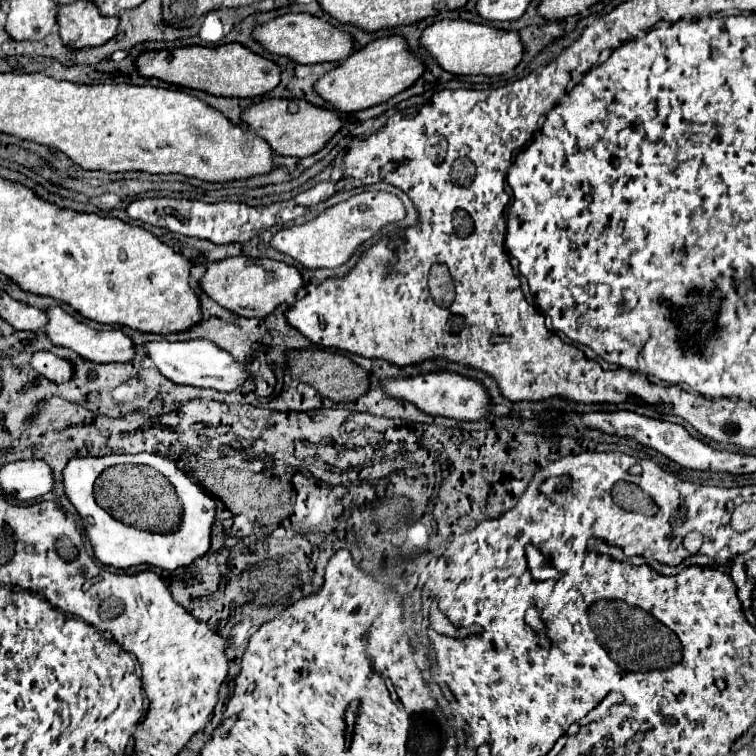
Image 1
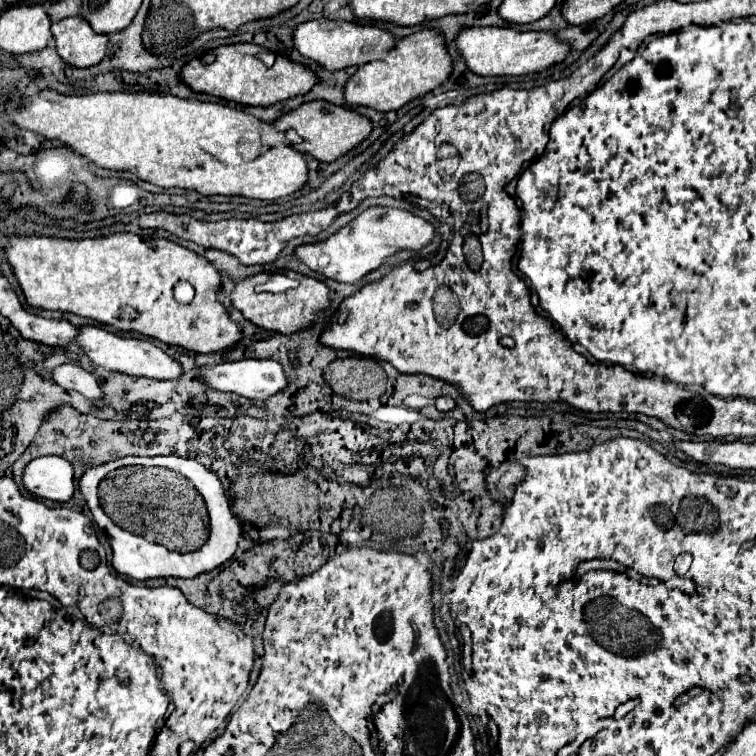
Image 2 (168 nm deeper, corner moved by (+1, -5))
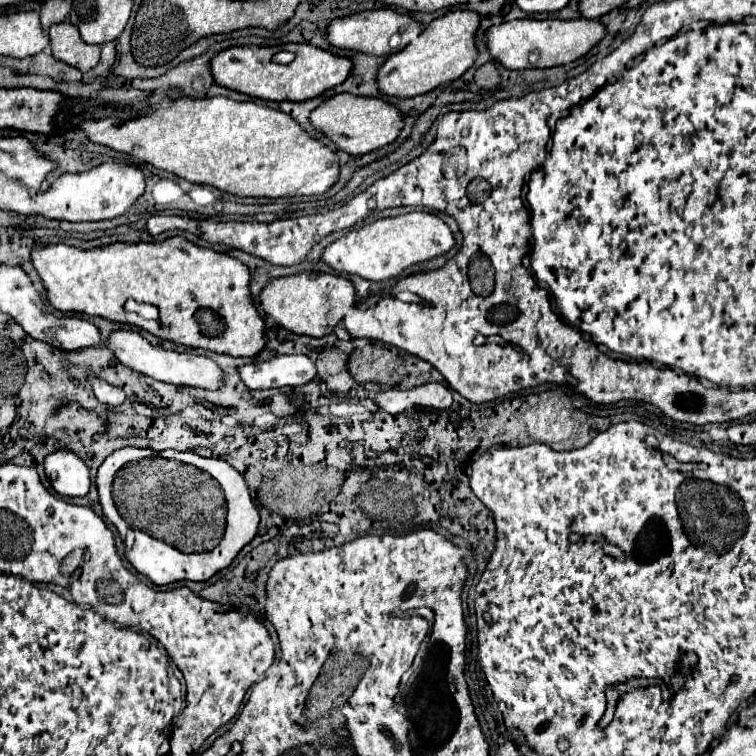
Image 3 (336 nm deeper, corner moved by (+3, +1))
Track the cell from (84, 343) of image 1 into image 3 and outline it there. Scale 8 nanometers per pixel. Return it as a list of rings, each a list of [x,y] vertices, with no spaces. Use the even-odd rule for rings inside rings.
[[[115,330],[115,332],[111,332],[111,336],[107,340],[107,348],[127,368],[141,372],[145,376],[151,376],[159,382],[167,382],[167,384],[175,384],[175,386],[197,386],[197,388],[217,390],[223,380],[223,372],[219,370],[219,366],[213,360],[209,360],[205,356],[191,354],[191,352],[175,352],[175,350],[157,348],[157,346],[149,344],[139,332]]]

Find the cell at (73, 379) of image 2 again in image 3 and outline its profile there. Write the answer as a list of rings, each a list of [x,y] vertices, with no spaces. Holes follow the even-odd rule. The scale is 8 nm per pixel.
[[[87,372],[87,380],[89,380],[89,384],[91,384],[93,392],[95,392],[95,398],[97,398],[101,404],[105,404],[105,406],[109,406],[109,408],[115,408],[115,406],[121,406],[121,404],[123,404],[125,392],[123,392],[121,388],[107,384],[105,380],[101,380],[99,376],[95,376],[95,374],[91,374],[91,372]]]

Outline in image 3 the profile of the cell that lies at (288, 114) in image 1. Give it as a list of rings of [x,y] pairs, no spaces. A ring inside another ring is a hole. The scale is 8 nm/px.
[[[335,94],[321,102],[309,116],[315,130],[325,134],[341,152],[365,154],[393,142],[401,128],[401,114],[391,104],[377,98],[363,98],[353,94]]]

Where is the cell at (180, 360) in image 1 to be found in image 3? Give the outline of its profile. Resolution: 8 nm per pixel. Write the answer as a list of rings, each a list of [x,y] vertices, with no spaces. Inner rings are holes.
[[[303,354],[275,356],[267,362],[251,362],[237,368],[239,378],[251,390],[301,386],[317,376],[313,362]]]

